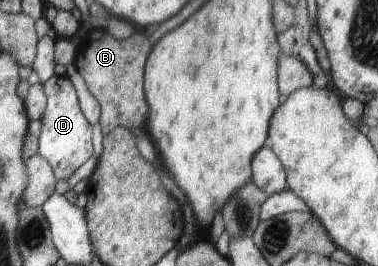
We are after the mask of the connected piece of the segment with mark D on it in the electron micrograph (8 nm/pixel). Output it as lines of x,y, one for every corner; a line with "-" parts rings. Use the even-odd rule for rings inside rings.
54,75
43,84
48,102
40,119
39,153
52,164
57,179
66,180
94,155
92,123
83,112
76,86
69,77

